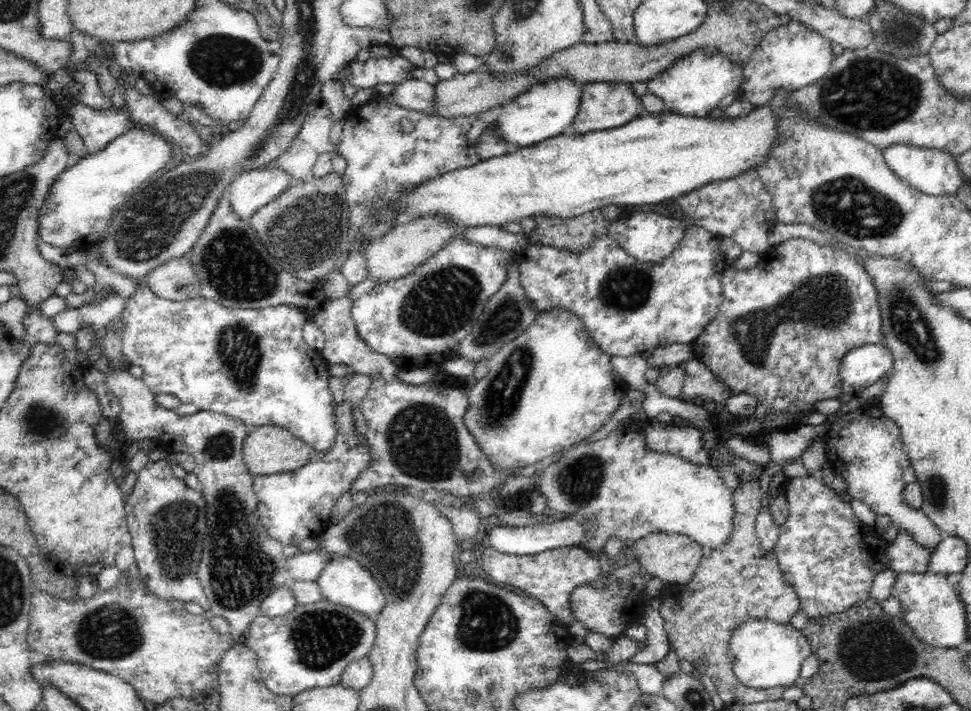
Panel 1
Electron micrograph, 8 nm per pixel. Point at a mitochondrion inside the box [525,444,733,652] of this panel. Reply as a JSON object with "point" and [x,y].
{"point":[579,479]}

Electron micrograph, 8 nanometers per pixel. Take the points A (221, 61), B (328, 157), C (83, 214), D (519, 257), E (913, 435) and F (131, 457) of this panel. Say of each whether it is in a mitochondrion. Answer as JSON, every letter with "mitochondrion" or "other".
{"A":"mitochondrion","B":"other","C":"other","D":"other","E":"other","F":"other"}

